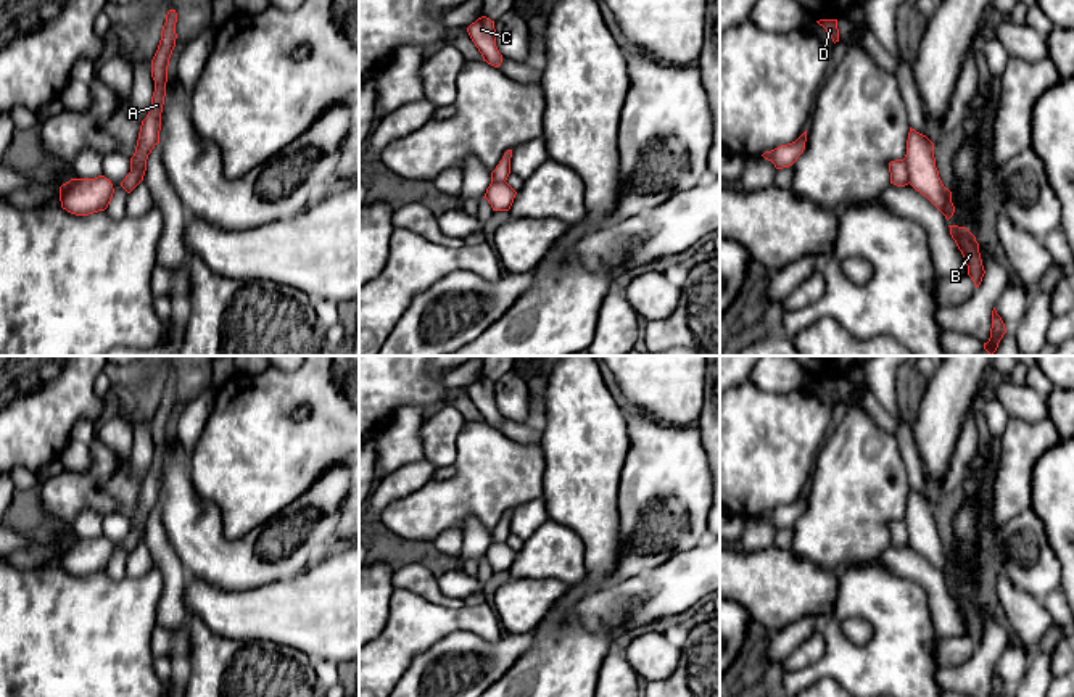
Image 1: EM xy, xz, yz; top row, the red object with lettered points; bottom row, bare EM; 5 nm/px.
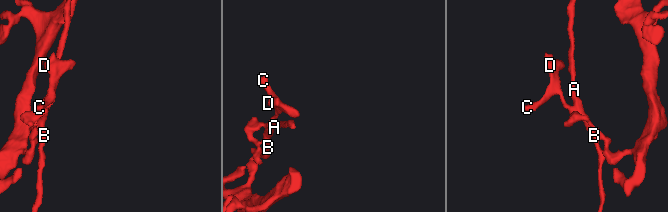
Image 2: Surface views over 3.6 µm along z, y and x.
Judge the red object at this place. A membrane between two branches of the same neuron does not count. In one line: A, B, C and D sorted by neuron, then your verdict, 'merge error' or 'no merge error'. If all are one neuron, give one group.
groups A B / C D; merge error

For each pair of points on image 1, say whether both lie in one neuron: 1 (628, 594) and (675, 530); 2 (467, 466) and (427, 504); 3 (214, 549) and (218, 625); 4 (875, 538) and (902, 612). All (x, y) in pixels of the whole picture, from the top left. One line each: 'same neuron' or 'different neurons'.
1: different neurons
2: same neuron
3: different neurons
4: different neurons

